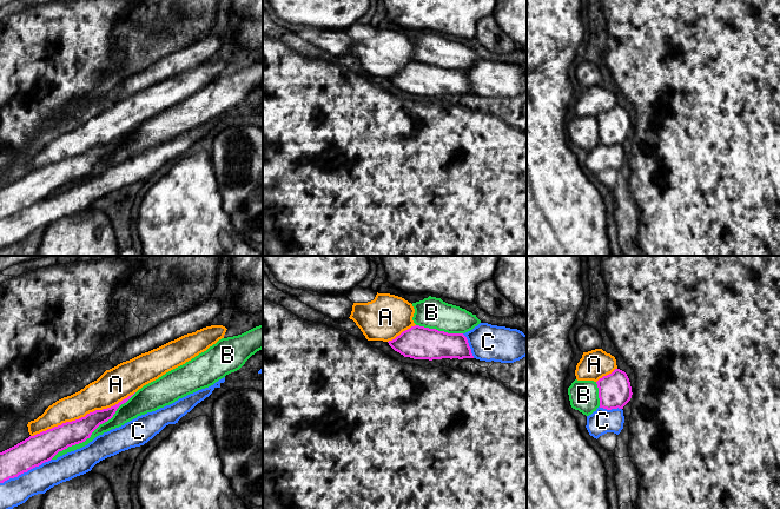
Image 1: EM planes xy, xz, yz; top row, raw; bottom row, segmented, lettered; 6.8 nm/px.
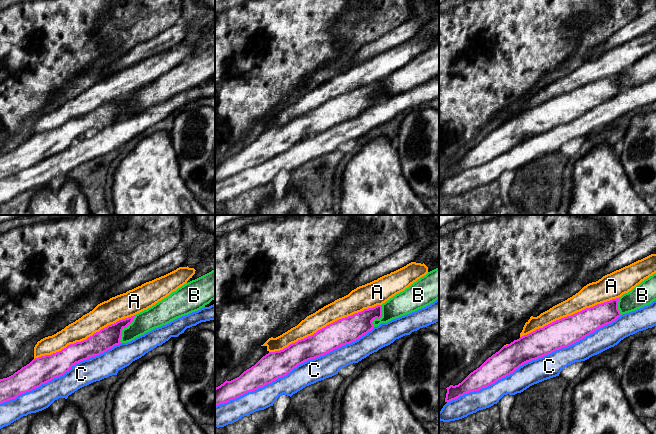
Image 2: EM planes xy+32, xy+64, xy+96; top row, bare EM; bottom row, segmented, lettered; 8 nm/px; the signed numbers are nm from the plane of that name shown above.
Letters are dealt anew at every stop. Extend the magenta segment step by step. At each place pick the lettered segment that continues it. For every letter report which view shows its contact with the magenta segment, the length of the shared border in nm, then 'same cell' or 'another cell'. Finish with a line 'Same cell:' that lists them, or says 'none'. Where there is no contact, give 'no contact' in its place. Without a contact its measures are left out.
A: xy | 750 nm | same cell
B: xy | 750 nm | another cell
C: xy | 400 nm | another cell
Same cell: A

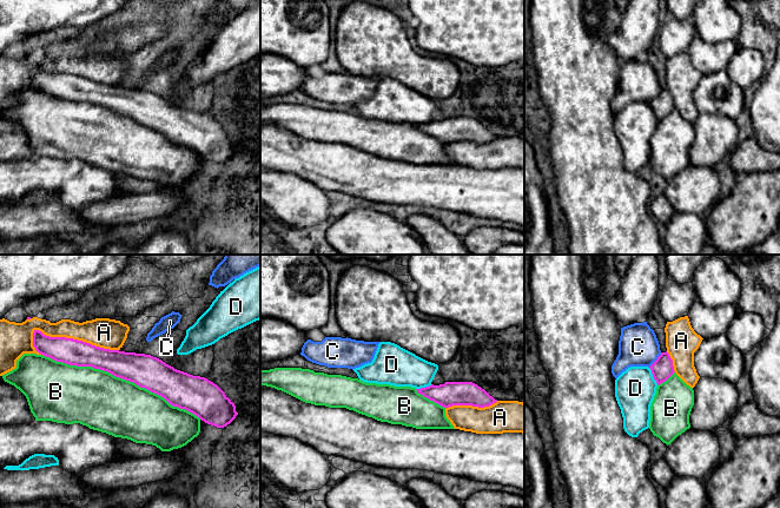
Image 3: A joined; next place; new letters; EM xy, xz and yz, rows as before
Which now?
A: xy | 600 nm | another cell
B: xy | 1150 nm | another cell
C: yz | 140 nm | another cell
D: yz | 140 nm | another cell
Same cell: none

